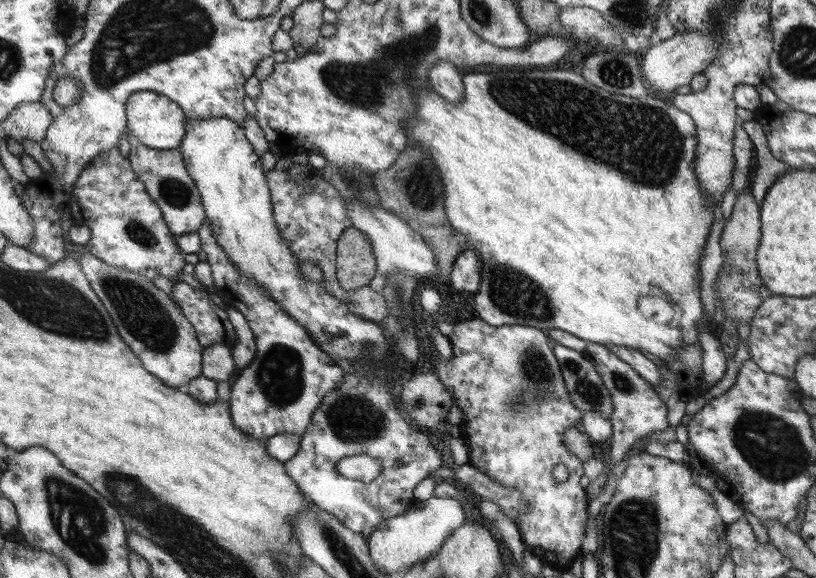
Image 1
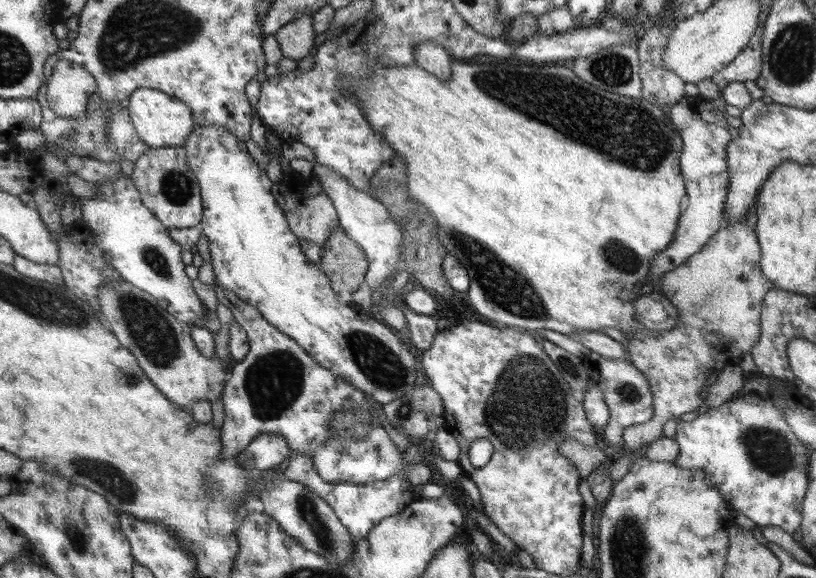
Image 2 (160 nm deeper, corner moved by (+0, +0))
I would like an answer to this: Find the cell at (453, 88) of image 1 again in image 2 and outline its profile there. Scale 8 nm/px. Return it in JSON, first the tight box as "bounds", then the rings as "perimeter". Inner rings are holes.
{"bounds":[415,40,453,80],"perimeter":[[[431,40],[420,43],[416,48],[415,63],[440,80],[448,80],[451,77],[453,59],[441,44],[433,43]]]}

